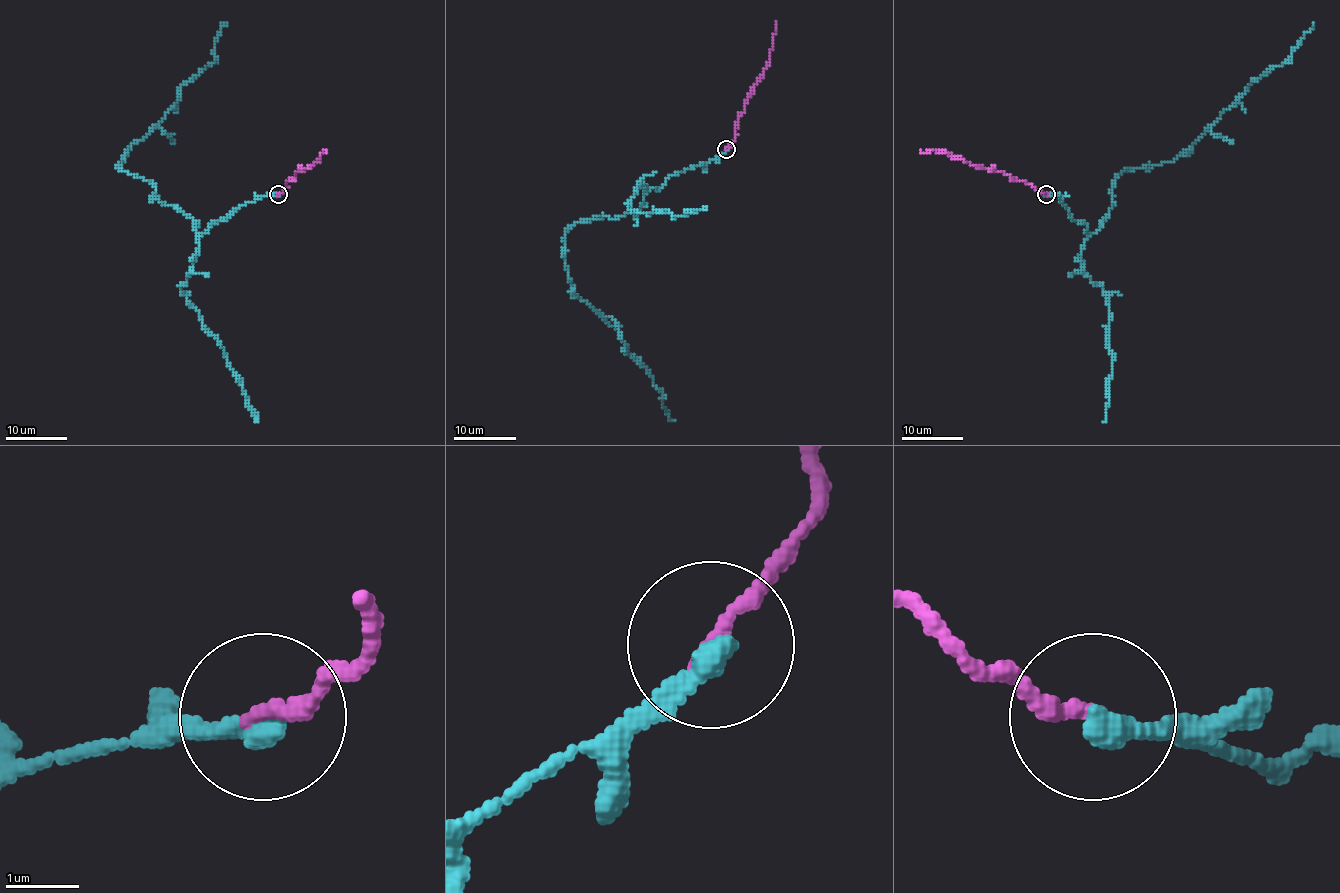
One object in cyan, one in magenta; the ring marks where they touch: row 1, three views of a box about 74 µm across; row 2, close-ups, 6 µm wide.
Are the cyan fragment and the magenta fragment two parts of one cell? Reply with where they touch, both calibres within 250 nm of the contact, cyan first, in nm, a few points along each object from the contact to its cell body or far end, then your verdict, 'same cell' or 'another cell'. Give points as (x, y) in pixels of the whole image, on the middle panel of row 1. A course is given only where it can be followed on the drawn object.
(726, 149) | 320/220 nm | cyan via (726, 149), (671, 174), (635, 212), (575, 223), (564, 239), (572, 292), (618, 332), (676, 421) | magenta via (726, 149), (736, 137), (737, 116), (770, 60), (776, 22) | same cell

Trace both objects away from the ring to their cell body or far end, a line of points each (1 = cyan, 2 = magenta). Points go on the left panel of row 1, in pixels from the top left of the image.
1: (277, 194), (197, 234), (195, 222), (164, 204), (149, 181), (118, 169), (215, 59), (228, 22)
2: (277, 194), (286, 187), (288, 180), (299, 169), (310, 167), (327, 150)

